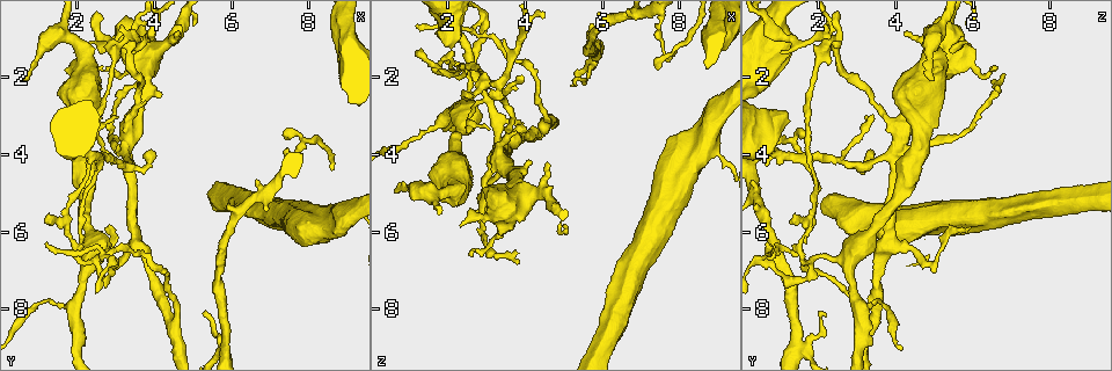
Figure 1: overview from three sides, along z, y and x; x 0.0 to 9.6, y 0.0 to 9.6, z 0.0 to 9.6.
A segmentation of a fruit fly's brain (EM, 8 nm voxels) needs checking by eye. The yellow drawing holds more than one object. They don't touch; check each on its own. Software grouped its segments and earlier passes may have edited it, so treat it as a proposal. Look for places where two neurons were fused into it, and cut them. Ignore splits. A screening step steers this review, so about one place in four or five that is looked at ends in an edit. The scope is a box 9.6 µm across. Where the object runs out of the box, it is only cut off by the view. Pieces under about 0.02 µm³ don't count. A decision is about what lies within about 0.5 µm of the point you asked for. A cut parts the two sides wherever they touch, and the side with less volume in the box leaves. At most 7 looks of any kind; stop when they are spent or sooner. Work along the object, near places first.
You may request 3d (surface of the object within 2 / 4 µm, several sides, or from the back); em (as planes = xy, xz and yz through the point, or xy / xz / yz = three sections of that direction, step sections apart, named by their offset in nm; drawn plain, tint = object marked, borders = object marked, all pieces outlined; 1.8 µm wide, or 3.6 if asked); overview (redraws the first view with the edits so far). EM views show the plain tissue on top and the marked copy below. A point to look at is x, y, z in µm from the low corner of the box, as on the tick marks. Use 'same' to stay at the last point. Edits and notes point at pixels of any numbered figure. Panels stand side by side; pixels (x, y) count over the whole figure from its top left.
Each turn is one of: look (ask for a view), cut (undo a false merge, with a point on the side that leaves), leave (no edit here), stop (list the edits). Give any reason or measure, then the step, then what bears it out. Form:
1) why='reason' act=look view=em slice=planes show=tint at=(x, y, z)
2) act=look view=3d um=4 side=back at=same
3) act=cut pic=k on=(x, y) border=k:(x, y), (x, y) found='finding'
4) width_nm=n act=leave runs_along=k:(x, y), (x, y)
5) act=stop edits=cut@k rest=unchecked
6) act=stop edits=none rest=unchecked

why='three-way junction' act=look view=em slice=planes show=borders at=(1.55, 0.90, 5.10)

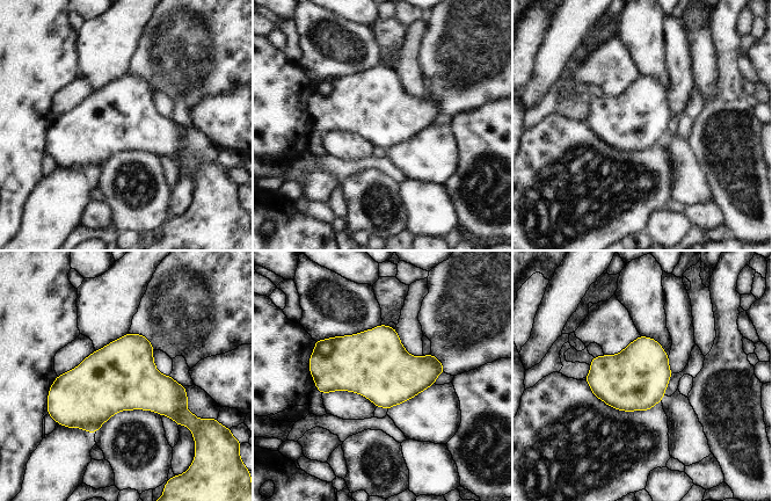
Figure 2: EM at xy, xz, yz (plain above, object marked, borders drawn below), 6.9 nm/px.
act=leave found='continuous, no second neuron'

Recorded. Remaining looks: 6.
why='abrupt turn' act=look view=em slice=xz step=8 show=tint at=(2.95, 6.75, 0.60)

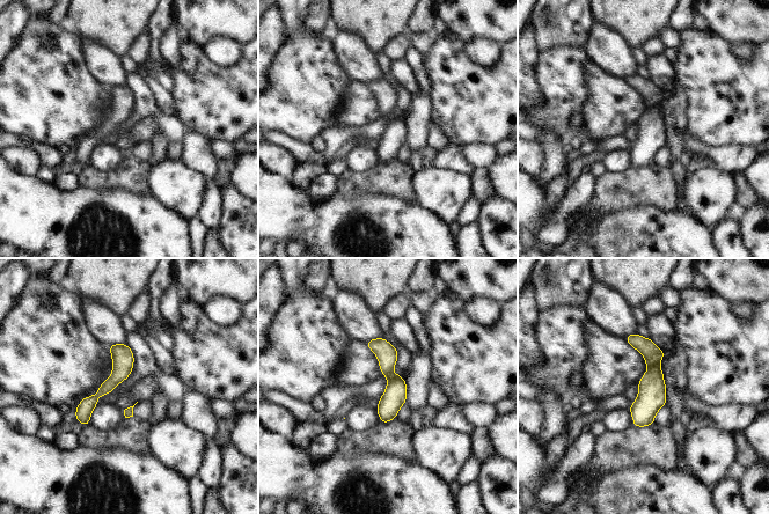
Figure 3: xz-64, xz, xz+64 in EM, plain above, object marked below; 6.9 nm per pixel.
act=look view=em slice=planes show=tint at=same

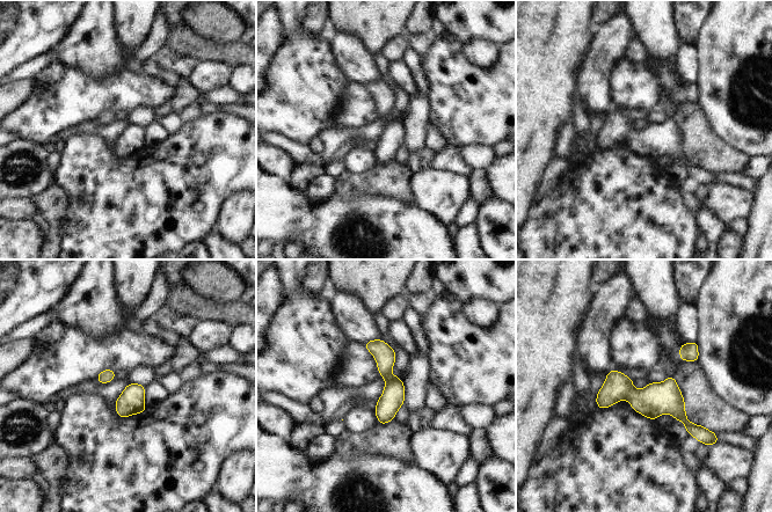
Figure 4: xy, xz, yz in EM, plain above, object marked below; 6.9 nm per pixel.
act=cut pic=4 on=(617, 386) border=4:(633, 388), (625, 397) found='a second neuron is stuck on'

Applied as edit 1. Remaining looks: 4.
act=stop edits=cut@4 rest=unchecked

